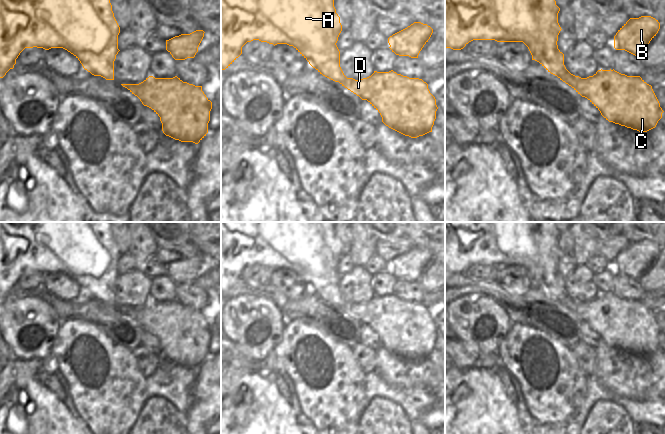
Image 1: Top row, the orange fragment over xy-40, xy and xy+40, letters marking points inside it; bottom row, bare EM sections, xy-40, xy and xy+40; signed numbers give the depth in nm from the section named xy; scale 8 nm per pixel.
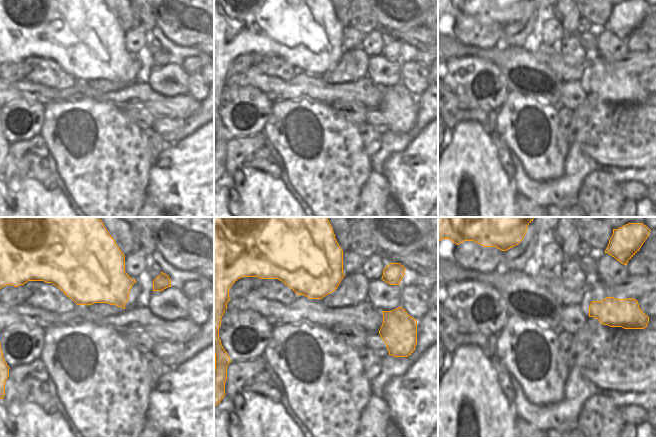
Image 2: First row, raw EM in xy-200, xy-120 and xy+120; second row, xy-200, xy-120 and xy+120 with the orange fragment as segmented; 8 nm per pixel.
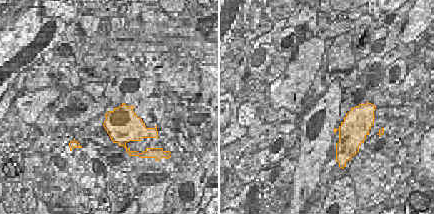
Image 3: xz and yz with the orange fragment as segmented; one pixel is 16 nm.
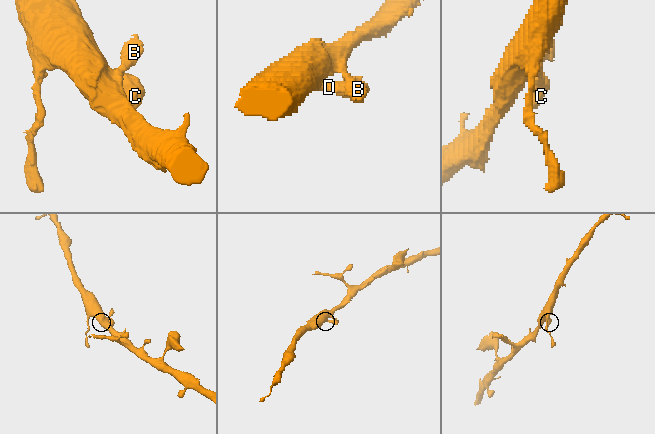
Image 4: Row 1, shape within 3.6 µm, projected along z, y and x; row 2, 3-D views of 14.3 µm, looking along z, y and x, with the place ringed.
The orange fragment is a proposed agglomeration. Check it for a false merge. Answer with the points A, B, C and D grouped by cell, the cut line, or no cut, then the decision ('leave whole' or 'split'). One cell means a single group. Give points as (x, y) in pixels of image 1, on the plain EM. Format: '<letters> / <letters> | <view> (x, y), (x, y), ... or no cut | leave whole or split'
A B C D | no cut | leave whole

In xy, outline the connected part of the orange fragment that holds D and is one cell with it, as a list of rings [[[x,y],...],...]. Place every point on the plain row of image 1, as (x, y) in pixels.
[[[221,222],[221,294],[228,292],[241,278],[242,271],[253,264],[259,264],[261,266],[267,266],[273,268],[287,268],[293,270],[308,286],[323,300],[339,306],[342,310],[359,320],[362,324],[367,324],[381,339],[382,346],[389,352],[411,362],[417,362],[423,360],[429,356],[432,356],[432,351],[436,343],[436,335],[438,333],[436,329],[435,321],[430,317],[428,308],[419,302],[409,302],[401,298],[397,298],[393,294],[389,296],[377,296],[361,304],[355,304],[353,302],[347,302],[340,291],[340,275],[336,269],[338,261],[342,255],[342,249],[340,247],[340,241],[336,237],[334,231],[334,222]]]

